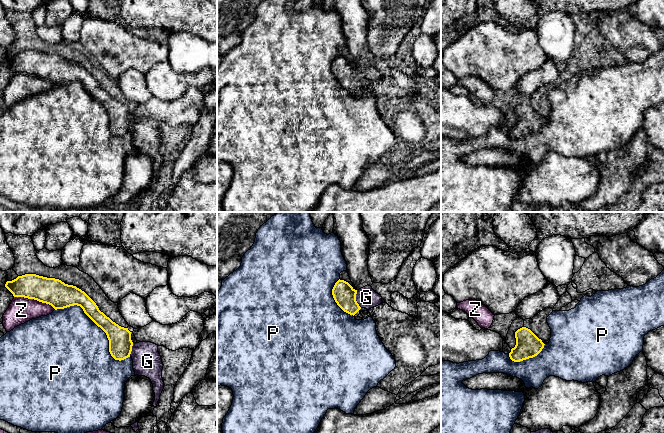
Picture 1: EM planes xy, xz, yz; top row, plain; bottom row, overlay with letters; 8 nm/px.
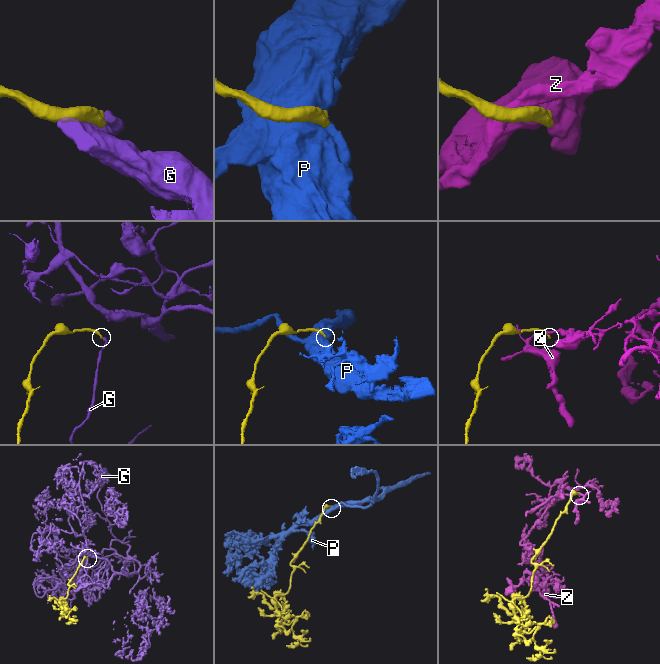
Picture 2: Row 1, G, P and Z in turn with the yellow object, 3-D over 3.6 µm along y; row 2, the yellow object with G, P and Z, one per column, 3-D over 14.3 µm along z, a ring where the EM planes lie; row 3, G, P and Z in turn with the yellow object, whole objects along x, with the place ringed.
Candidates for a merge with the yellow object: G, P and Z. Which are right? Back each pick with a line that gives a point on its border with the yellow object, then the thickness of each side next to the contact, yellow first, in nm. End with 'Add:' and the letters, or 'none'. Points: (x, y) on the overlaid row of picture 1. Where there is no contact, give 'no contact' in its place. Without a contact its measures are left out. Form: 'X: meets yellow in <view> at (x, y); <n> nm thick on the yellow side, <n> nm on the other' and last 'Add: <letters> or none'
G: meets yellow in xz at (355, 299); 180 nm thick on the yellow side, 170 nm on the other
Add: G

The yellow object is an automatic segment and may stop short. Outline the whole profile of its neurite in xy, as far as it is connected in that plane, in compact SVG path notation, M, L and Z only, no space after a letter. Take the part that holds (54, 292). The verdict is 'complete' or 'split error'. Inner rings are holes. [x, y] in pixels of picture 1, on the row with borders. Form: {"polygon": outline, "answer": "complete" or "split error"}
{"polygon": "M25 274L7 281L5 287L14 297L34 299L51 305L55 310L80 306L84 313L106 333L111 356L119 361L131 357L135 375L145 376L151 380L155 393L153 406L157 406L164 389L162 378L164 365L158 352L158 345L151 342L133 343L128 328L119 326L101 312L84 291L59 279Z", "answer": "split error"}

